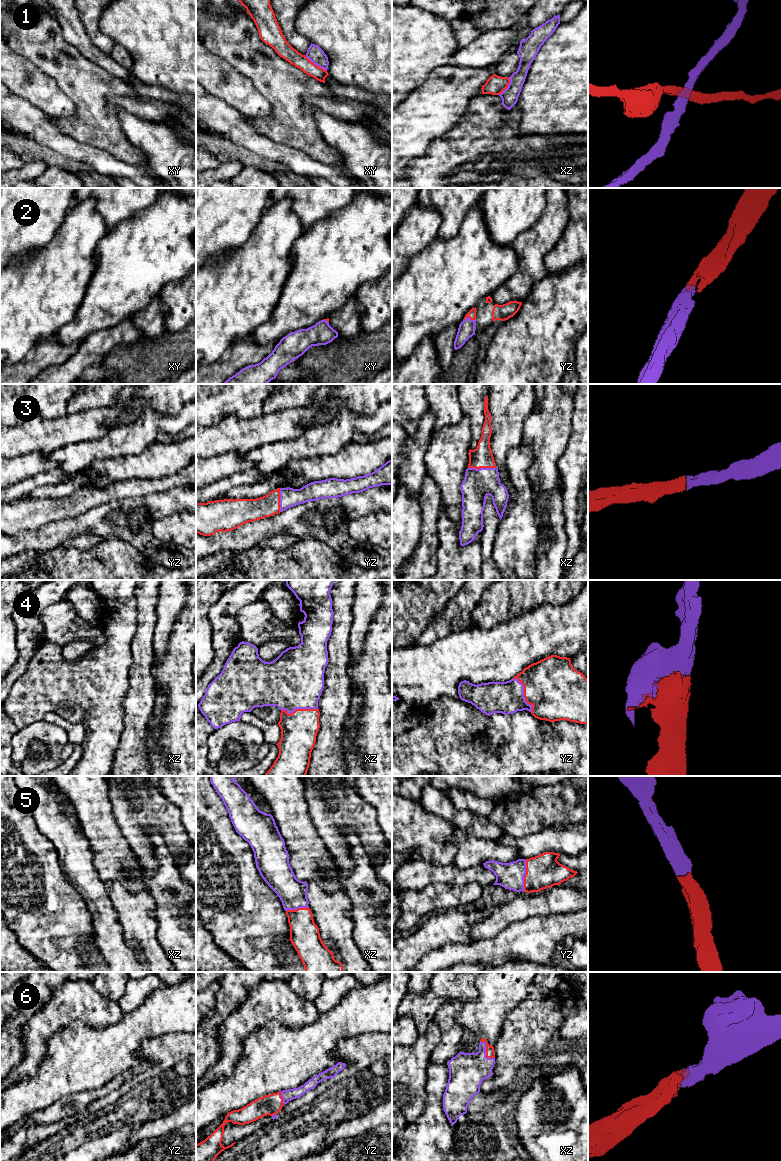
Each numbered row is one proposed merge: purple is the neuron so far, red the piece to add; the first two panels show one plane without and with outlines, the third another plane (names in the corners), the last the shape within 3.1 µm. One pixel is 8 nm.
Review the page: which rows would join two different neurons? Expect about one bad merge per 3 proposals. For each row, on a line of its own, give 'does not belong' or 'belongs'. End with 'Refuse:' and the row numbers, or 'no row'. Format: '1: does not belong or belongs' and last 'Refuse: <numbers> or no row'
1: does not belong
2: belongs
3: belongs
4: belongs
5: belongs
6: belongs
Refuse: 1

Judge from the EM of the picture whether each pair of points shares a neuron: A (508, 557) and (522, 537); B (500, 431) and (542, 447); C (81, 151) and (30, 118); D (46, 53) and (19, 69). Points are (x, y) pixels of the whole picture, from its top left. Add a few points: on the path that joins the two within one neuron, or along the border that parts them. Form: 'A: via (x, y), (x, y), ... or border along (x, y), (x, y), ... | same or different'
A: via (513, 552), (514, 545), (517, 542) | same
B: border along (527, 417), (523, 423), (521, 441) | different
C: via (68, 147), (55, 140), (43, 130) | same
D: border along (12, 50), (24, 56), (51, 76) | different

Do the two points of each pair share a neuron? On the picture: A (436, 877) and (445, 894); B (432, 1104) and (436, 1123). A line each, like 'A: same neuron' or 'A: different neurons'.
A: different neurons
B: same neuron

